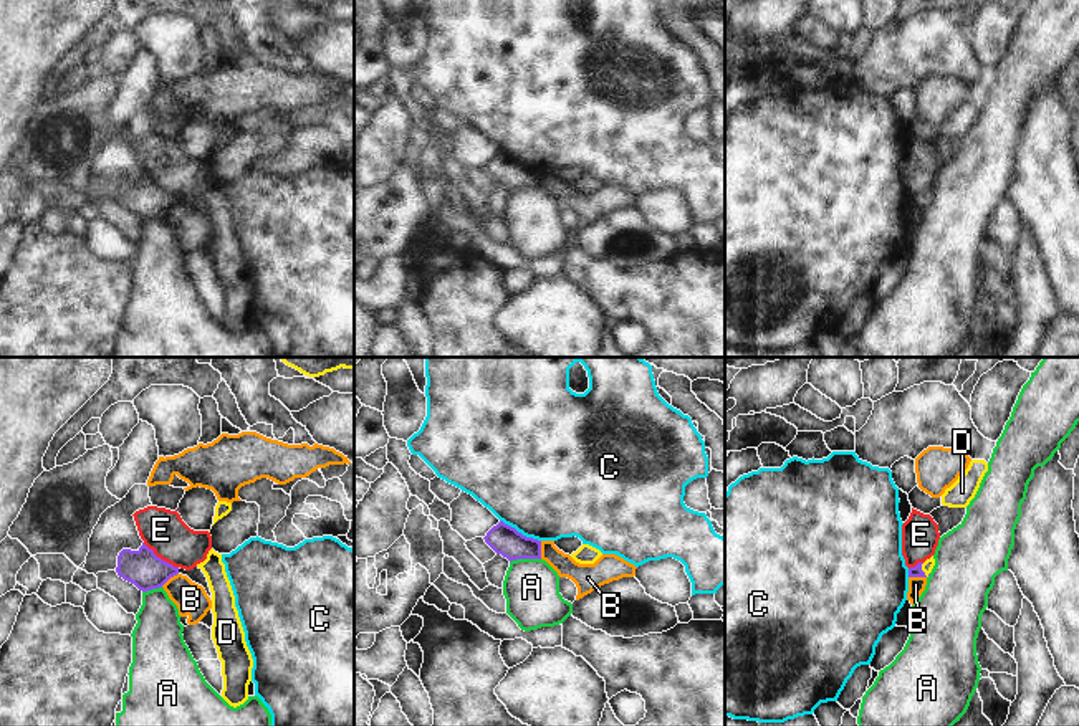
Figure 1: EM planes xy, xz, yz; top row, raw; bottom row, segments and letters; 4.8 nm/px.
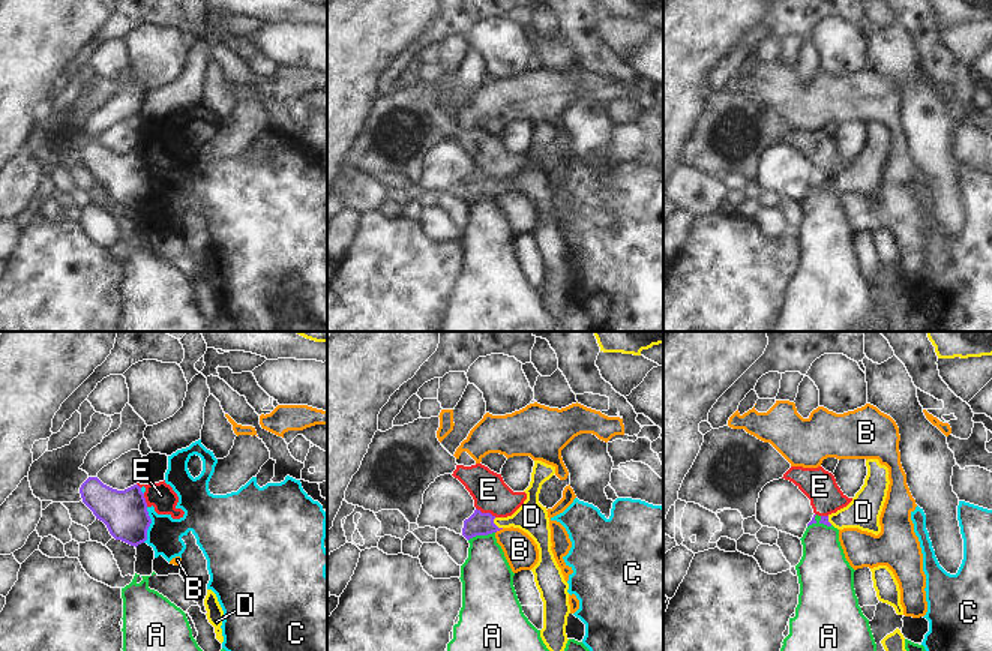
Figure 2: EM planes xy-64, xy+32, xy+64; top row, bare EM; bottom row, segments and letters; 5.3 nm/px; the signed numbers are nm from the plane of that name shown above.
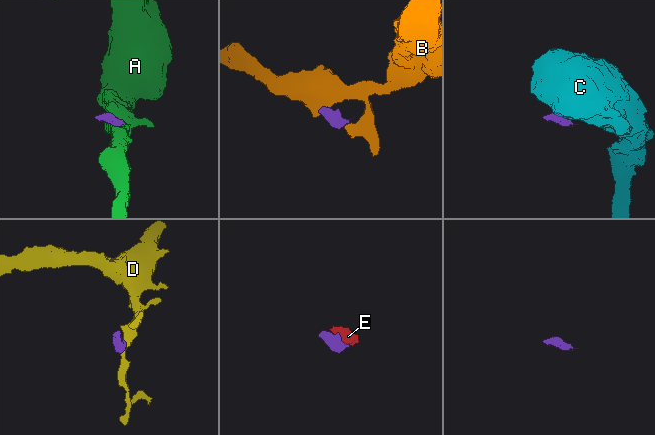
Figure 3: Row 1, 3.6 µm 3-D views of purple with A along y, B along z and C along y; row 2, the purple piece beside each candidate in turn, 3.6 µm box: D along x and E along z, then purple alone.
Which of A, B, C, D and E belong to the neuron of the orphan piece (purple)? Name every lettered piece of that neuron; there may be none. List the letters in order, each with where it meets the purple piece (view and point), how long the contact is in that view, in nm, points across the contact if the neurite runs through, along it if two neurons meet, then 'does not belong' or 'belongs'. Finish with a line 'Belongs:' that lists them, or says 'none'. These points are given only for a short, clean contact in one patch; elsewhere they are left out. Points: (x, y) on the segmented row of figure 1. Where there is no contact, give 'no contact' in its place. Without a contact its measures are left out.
A: xz (525, 558) | 150 nm | along xz (540, 558), (517, 558), (510, 563) | does not belong
B: xz (540, 549) | 90 nm | along xz (540, 541), (541, 558) | does not belong
C: xz (520, 533) | 220 nm | along xz (500, 520), (540, 541) | does not belong
D: yz (920, 569) | 80 nm | across yz (915, 571), (920, 569), (927, 566) | belongs
E: xy (159, 558) | 220 nm | along xy (143, 543), (177, 568) | does not belong
Belongs: D

